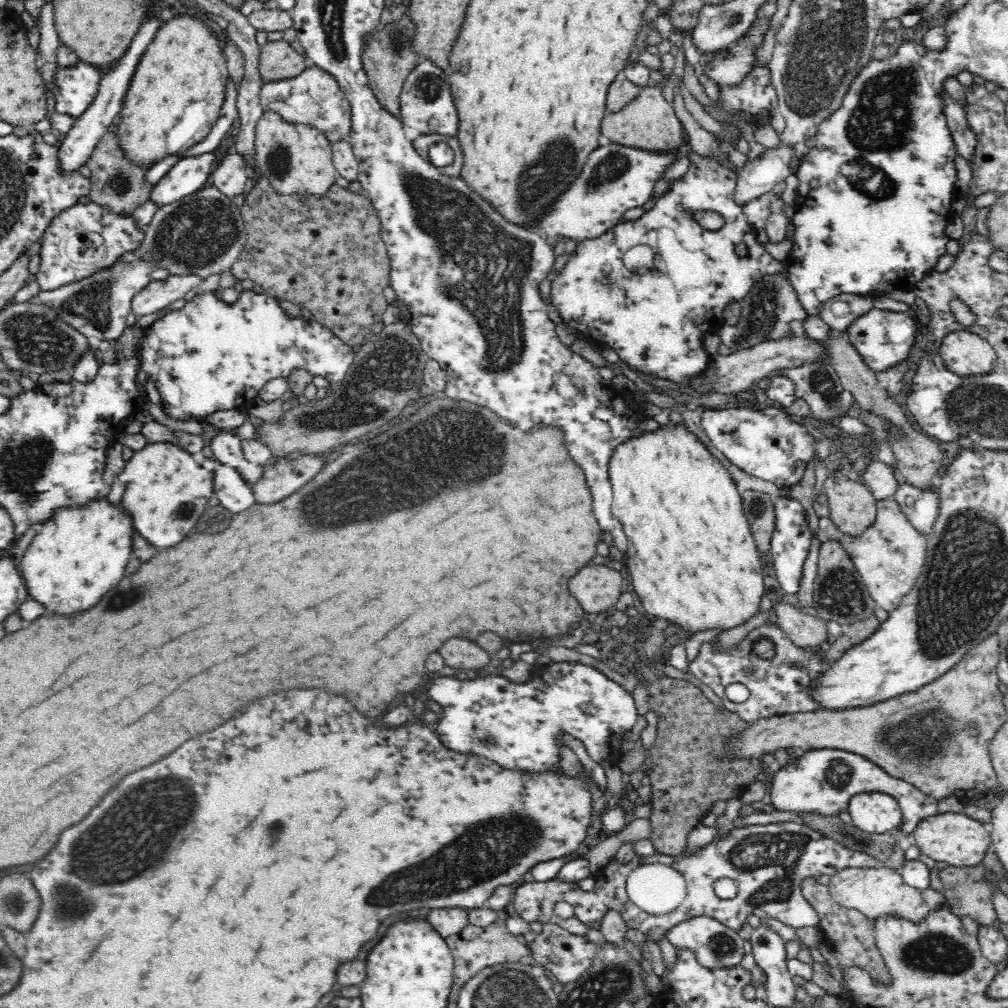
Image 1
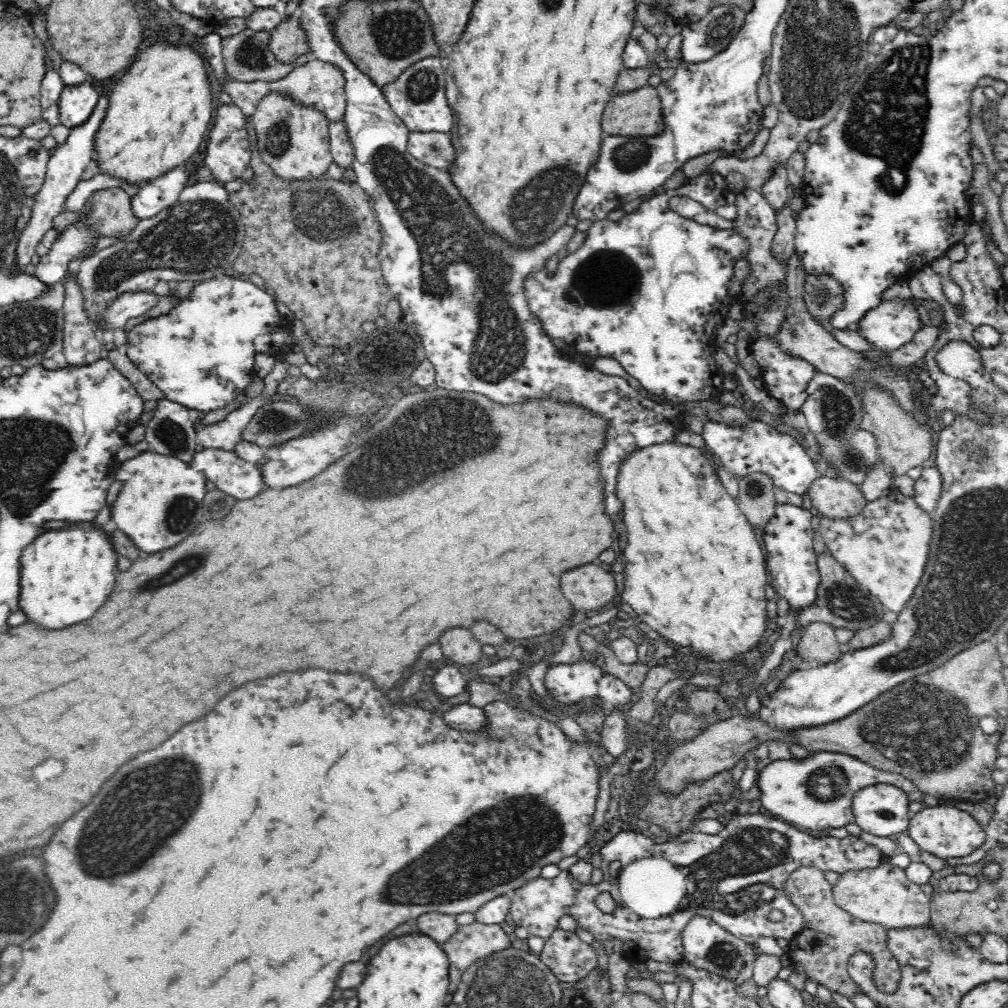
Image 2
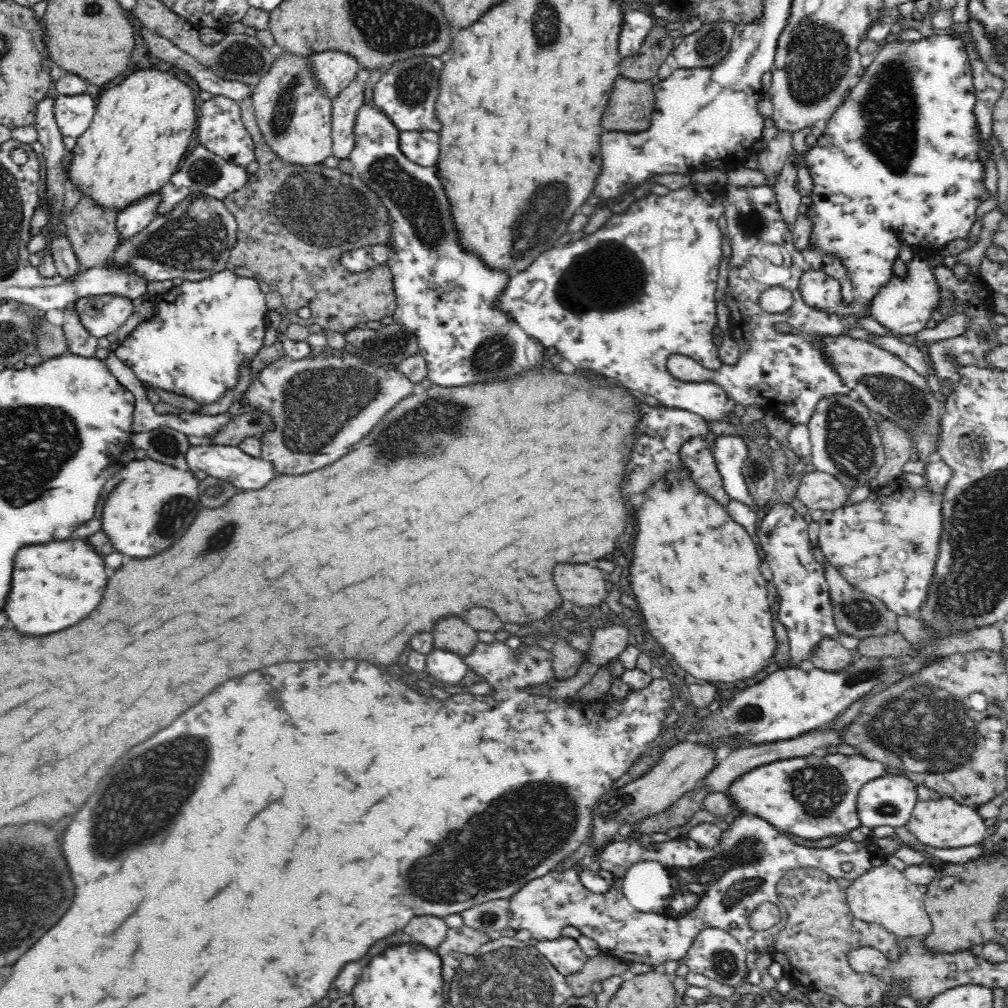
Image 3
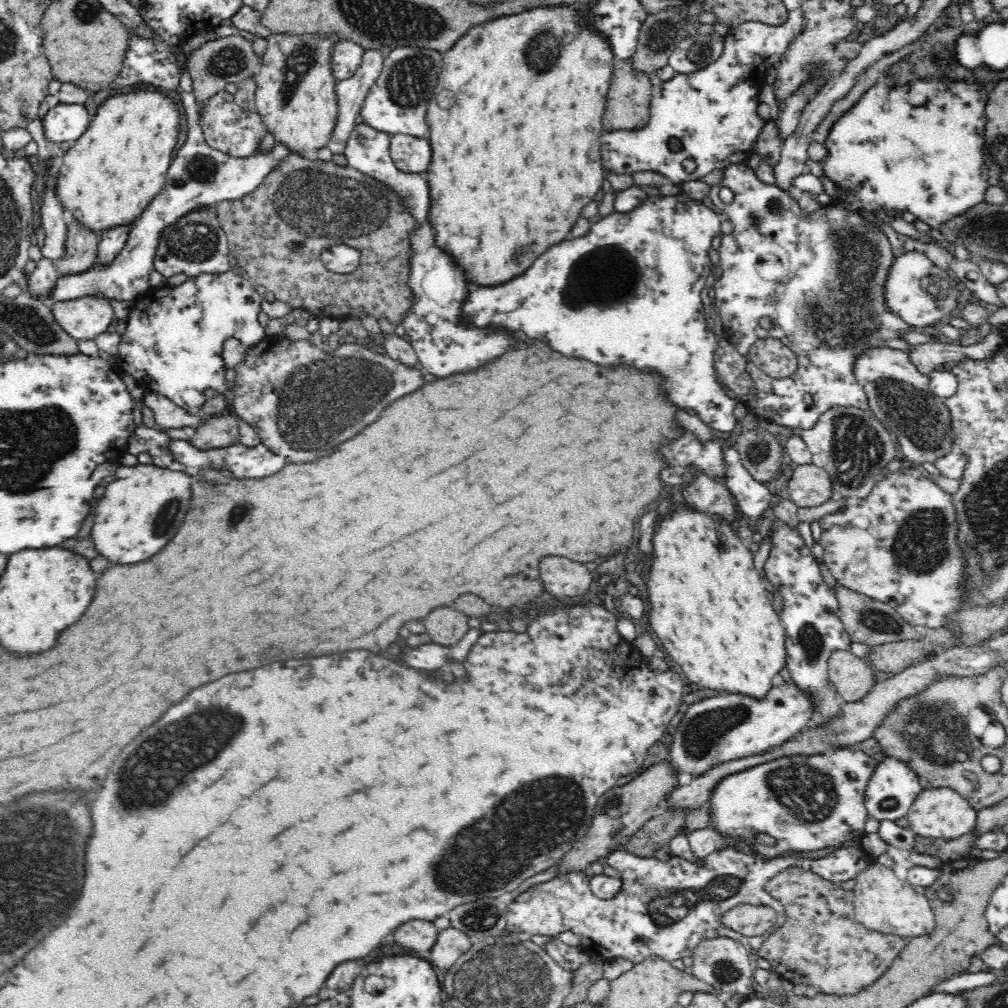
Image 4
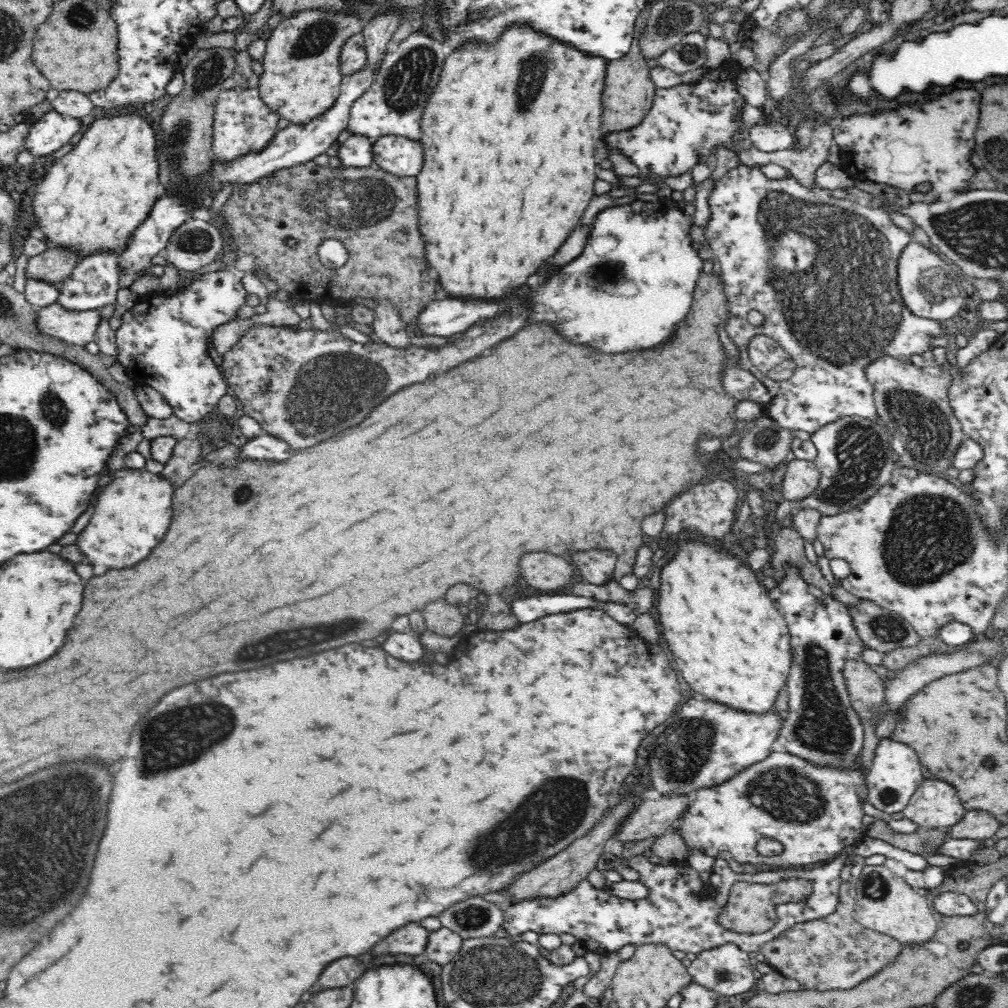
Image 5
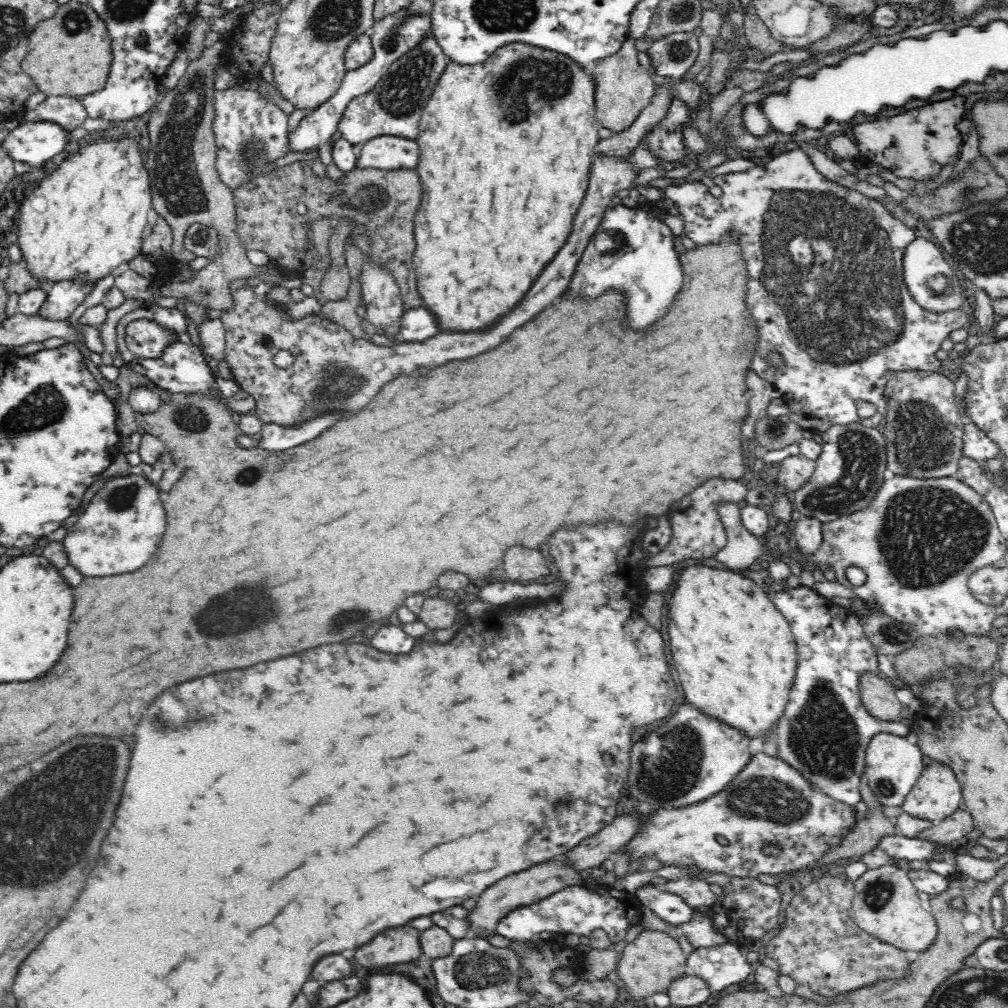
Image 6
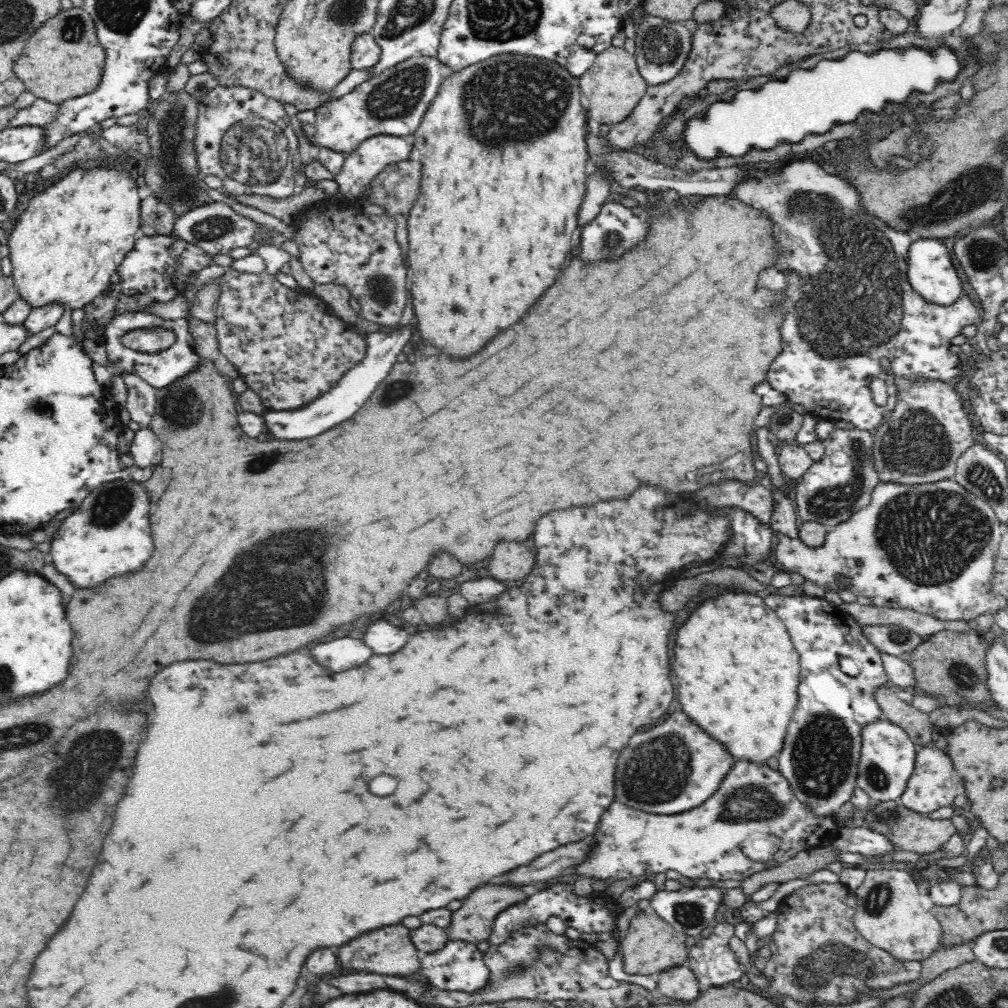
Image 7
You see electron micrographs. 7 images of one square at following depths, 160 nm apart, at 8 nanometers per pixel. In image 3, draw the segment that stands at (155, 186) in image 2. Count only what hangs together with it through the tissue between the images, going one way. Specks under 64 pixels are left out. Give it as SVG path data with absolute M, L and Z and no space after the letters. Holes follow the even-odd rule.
M160 192L152 197L142 198L137 204L128 206L116 214L115 229L117 244L128 242L138 232L142 232L155 218L154 207L159 201Z

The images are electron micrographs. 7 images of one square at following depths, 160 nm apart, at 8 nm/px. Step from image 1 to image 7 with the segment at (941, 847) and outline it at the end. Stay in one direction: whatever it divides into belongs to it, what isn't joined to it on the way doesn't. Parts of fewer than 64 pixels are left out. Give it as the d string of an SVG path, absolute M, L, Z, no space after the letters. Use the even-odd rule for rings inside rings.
M926 745L920 746L915 754L912 774L899 801L919 813L934 812L939 808L952 805L954 798L962 793L962 782L960 780L961 776L954 767L954 761L946 751L939 747L927 748Z

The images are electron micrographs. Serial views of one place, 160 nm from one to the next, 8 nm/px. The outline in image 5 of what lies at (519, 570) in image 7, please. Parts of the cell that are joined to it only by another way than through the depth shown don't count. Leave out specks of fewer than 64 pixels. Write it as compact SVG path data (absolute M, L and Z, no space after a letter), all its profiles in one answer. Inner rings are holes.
M524 552L518 560L520 576L534 588L566 588L574 574L570 564L548 552Z

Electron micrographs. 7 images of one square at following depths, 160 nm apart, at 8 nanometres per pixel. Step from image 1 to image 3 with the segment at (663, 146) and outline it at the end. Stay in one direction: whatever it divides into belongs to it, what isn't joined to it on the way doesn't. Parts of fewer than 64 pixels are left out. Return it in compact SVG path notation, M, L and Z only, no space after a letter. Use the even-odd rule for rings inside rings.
M618 75L614 82L614 90L608 102L608 108L602 116L602 126L608 131L638 131L646 130L649 127L649 120L652 111L655 109L655 94L653 84L650 81L638 81Z

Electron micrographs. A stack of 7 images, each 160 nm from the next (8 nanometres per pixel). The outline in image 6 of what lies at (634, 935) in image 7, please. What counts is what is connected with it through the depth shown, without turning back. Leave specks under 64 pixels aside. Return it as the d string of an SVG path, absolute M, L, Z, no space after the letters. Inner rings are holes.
M642 929L632 943L622 950L621 959L617 964L619 984L625 990L625 996L633 998L632 1001L637 1003L639 1000L649 1000L651 994L656 991L667 992L668 985L675 978L687 974L687 952L670 934L660 930Z

